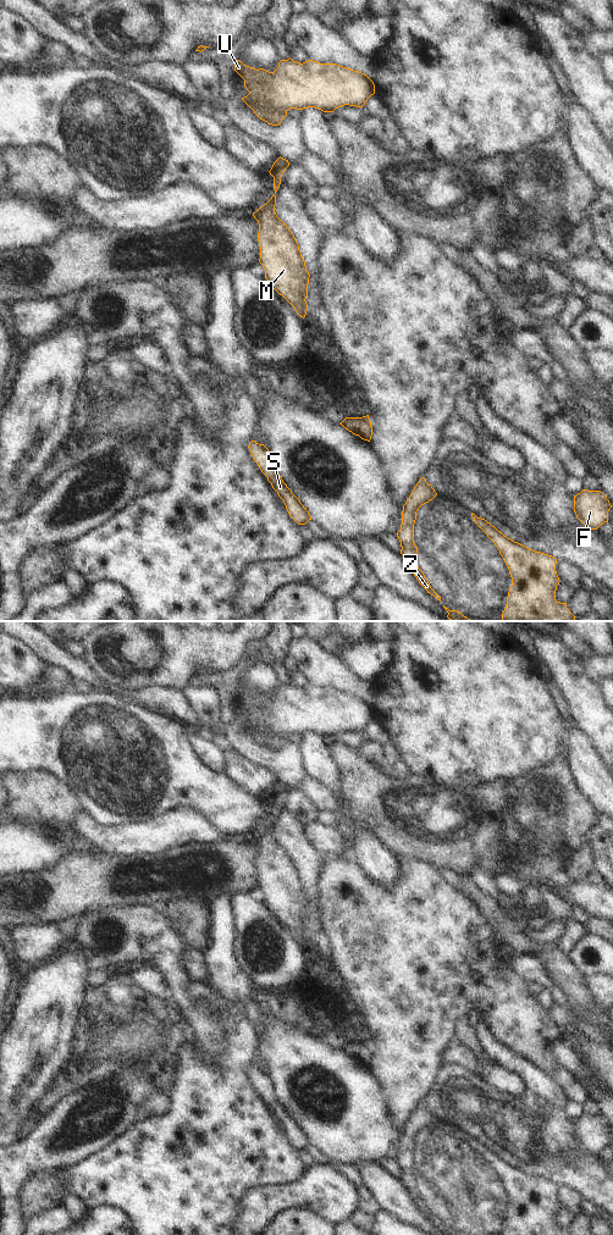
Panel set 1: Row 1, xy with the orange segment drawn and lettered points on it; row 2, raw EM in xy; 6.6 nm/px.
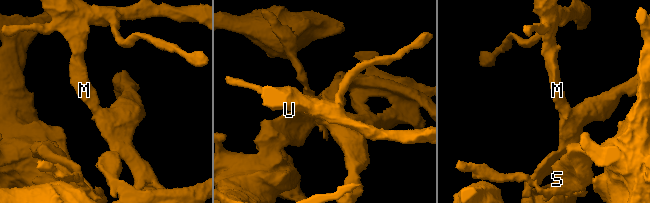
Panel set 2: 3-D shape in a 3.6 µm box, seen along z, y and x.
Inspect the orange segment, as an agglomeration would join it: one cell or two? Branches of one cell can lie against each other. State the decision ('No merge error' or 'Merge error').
Merge error.

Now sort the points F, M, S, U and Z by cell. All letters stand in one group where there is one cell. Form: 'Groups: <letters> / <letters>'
Groups: F S / M U Z

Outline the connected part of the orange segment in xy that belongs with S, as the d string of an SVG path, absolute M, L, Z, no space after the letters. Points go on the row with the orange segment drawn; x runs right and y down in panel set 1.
M252 441L248 445L249 452L258 464L261 472L267 477L272 488L277 492L278 497L283 500L289 516L298 524L305 525L311 516L300 500L292 493L287 484L281 478L275 458L264 444Z

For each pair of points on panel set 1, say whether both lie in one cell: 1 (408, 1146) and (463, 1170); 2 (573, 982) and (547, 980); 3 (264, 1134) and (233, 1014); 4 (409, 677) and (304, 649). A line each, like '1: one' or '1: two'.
1: one
2: two
3: one
4: two

